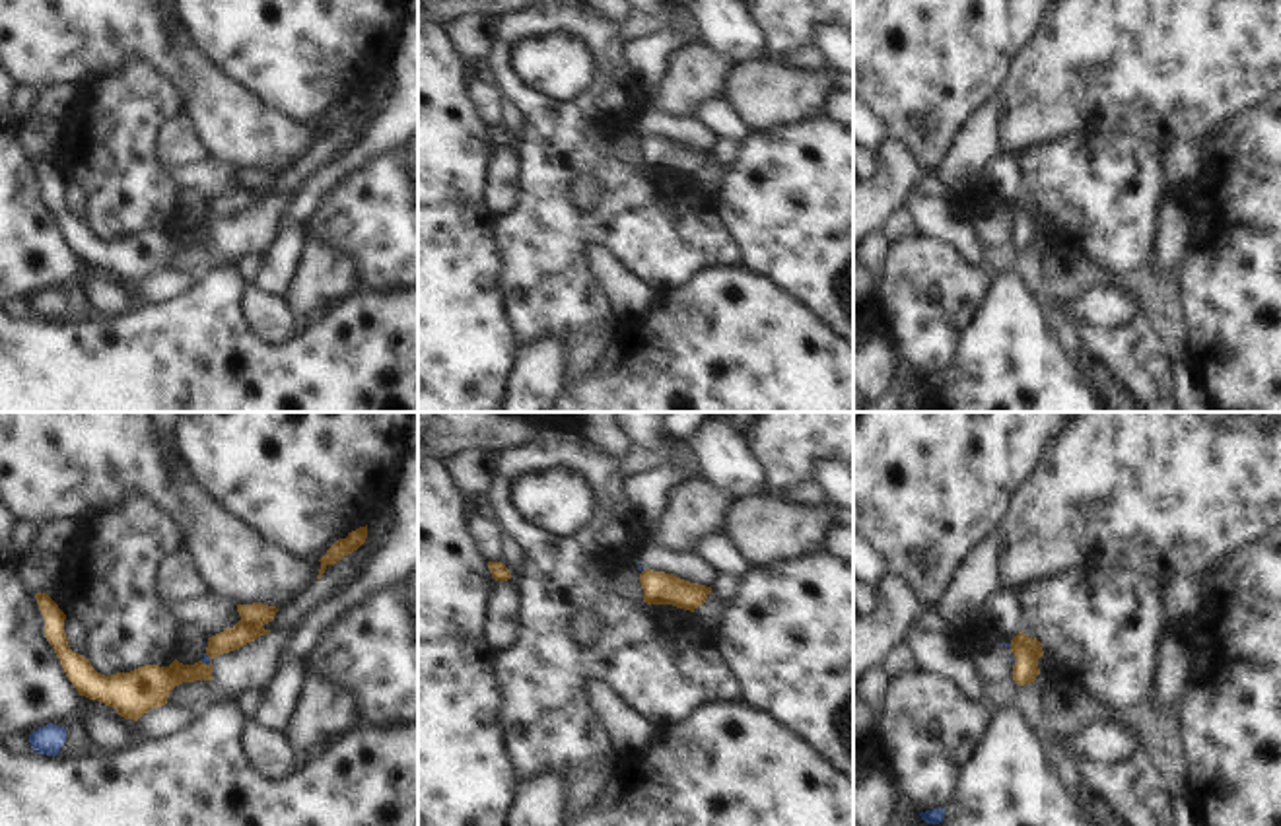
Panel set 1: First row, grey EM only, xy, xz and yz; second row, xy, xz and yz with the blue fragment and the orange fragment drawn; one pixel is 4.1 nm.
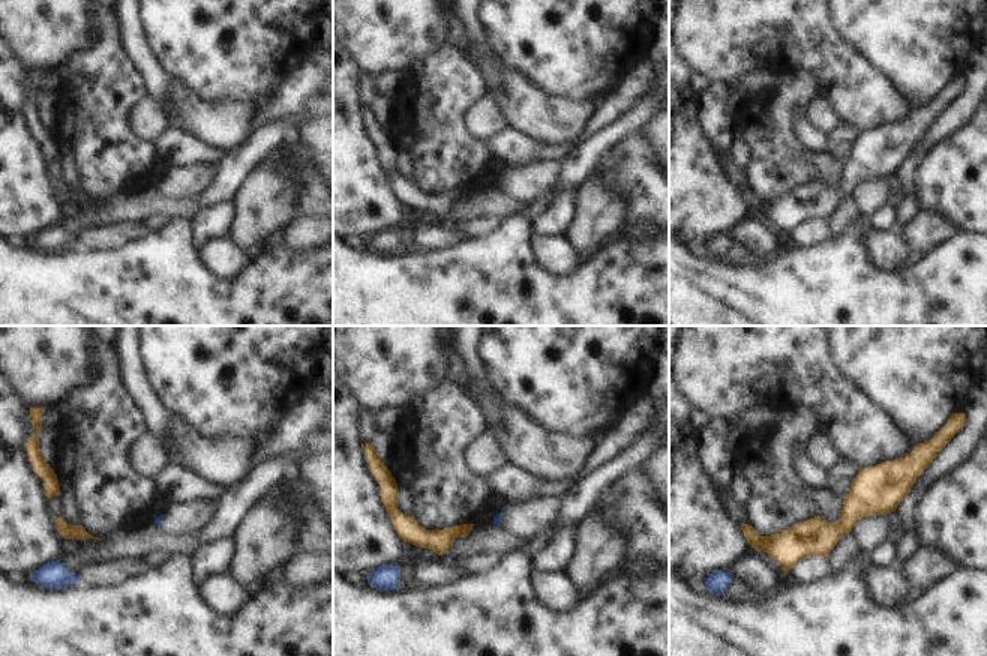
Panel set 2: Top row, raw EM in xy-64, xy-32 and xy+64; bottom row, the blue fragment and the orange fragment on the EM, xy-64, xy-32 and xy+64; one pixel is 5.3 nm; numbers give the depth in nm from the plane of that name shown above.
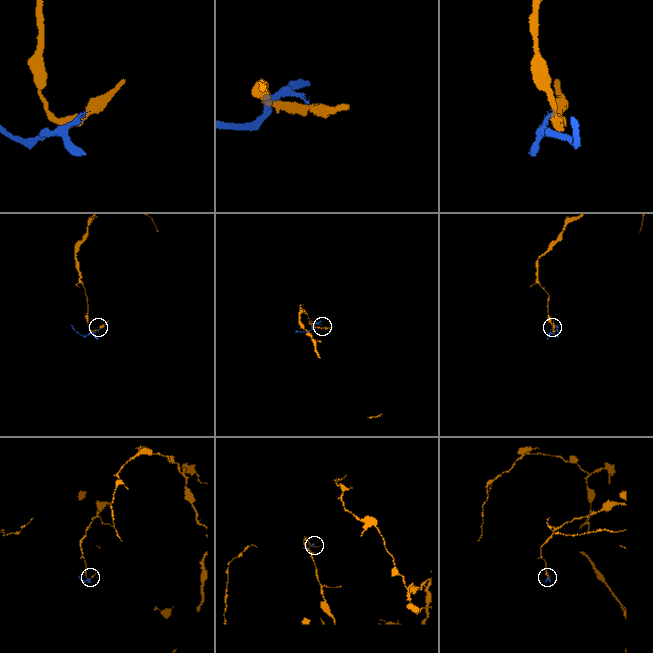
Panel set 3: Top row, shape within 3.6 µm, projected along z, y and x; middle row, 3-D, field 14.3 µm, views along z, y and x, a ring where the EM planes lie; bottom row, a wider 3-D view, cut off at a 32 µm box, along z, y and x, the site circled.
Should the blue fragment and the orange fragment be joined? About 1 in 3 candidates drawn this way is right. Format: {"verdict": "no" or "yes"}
{"verdict": "no"}

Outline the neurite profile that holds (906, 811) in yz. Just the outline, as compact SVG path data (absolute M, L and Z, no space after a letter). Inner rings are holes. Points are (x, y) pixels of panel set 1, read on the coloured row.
M898 789L898 803L896 803L896 814L890 826L910 826L910 822L919 814L919 809L914 801L910 801L900 789Z

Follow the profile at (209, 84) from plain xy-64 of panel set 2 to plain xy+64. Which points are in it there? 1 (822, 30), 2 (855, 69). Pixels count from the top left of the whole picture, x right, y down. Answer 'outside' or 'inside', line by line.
1: outside
2: outside

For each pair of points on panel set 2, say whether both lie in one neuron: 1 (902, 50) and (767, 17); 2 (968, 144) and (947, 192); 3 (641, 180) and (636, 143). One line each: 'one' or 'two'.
1: two
2: one
3: one

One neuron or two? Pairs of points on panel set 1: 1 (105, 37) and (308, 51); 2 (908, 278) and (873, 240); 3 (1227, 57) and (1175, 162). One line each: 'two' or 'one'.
1: two
2: two
3: two

